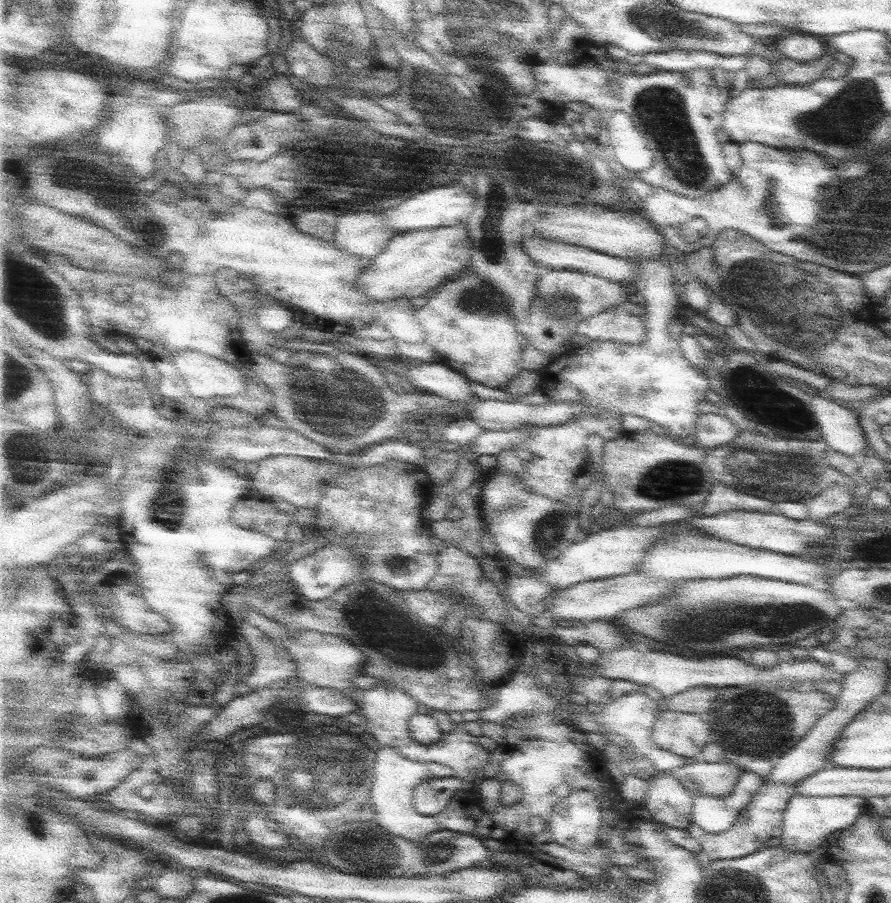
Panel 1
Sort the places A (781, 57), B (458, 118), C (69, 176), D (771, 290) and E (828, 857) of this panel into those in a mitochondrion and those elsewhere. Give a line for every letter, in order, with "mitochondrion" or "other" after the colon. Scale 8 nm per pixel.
A: other
B: mitochondrion
C: mitochondrion
D: mitochondrion
E: other

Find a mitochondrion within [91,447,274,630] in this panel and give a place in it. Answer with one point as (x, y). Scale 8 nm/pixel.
(166, 507)

